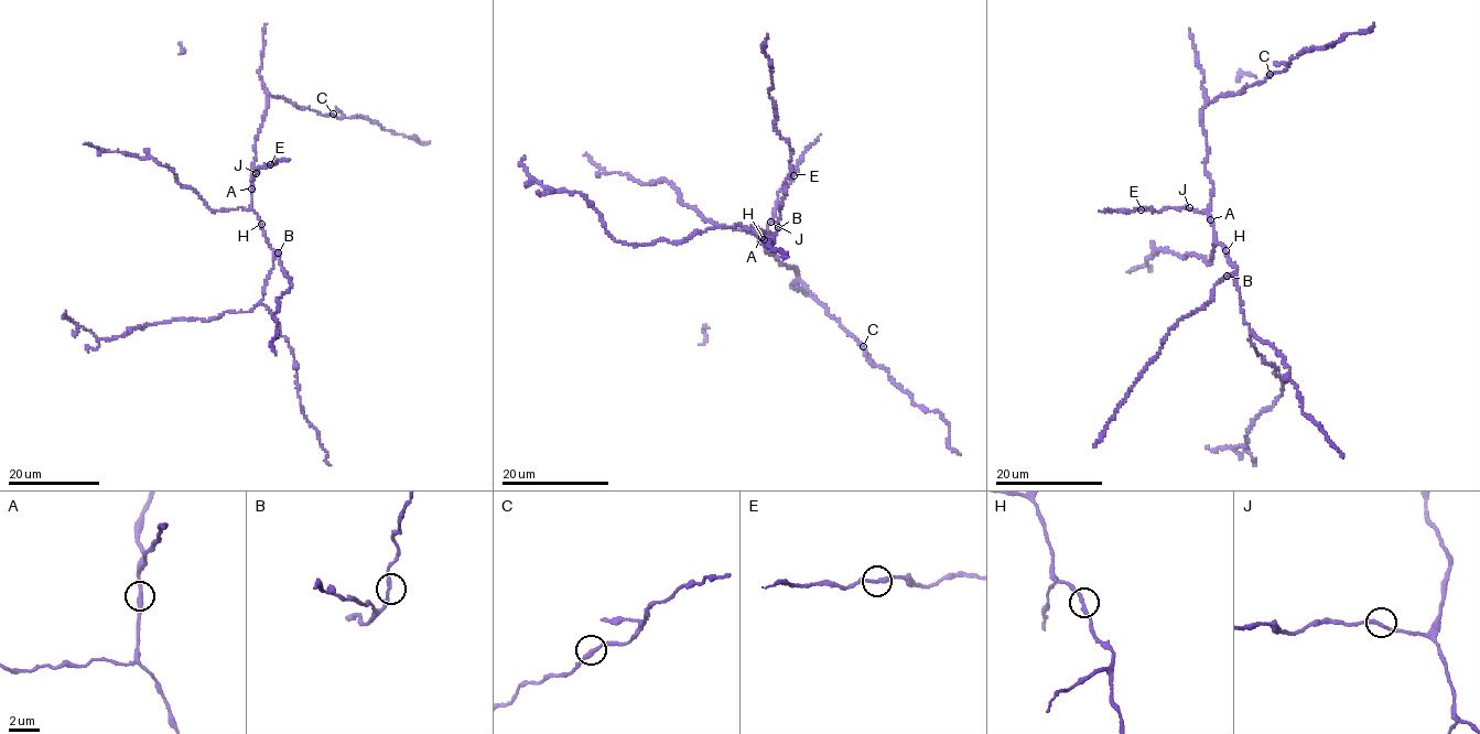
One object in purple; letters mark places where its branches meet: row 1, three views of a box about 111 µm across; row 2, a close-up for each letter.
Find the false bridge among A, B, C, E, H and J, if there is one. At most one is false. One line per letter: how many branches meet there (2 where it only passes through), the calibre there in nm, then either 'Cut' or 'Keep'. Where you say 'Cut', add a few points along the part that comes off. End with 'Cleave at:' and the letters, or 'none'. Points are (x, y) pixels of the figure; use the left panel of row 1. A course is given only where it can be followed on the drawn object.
A: Branches: 2. Thickness 240 nm. Keep
B: Branches: 2. Thickness 240 nm. Keep
C: Branches: 2. Thickness 280 nm. Keep
E: Branches: 2. Thickness 260 nm. Keep
H: Branches: 2. Thickness 260 nm. Keep
J: Branches: 2. Thickness 260 nm. Keep
Cleave at: none

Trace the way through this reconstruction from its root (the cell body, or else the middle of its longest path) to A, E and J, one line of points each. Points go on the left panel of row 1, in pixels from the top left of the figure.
A: (251, 207), (251, 189)
E: (251, 207), (252, 175), (257, 168), (270, 165)
J: (251, 207), (251, 182), (256, 173)

